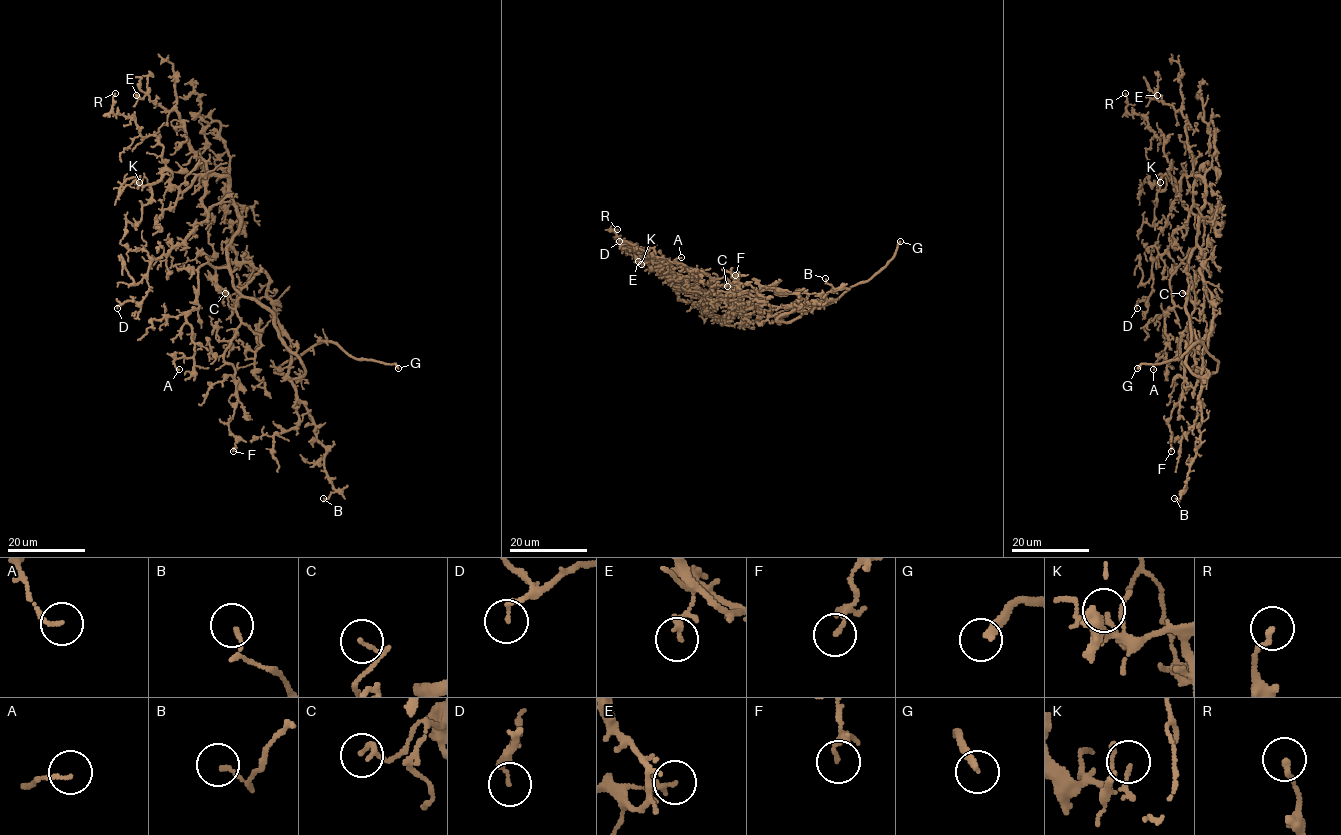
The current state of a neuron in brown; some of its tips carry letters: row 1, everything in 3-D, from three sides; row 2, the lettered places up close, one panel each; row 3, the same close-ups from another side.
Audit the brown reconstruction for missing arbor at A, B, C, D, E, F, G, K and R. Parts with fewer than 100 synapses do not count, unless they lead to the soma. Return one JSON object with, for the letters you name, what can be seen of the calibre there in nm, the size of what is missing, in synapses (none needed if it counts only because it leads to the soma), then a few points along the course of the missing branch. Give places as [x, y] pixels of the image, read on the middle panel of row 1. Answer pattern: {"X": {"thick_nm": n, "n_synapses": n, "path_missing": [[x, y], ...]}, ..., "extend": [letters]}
{"G": {"thick_nm": 220, "path_missing": [[900, 241], [909, 223], [911, 183], [903, 155], [913, 149], [937, 168]]}, "extend": ["G"]}

